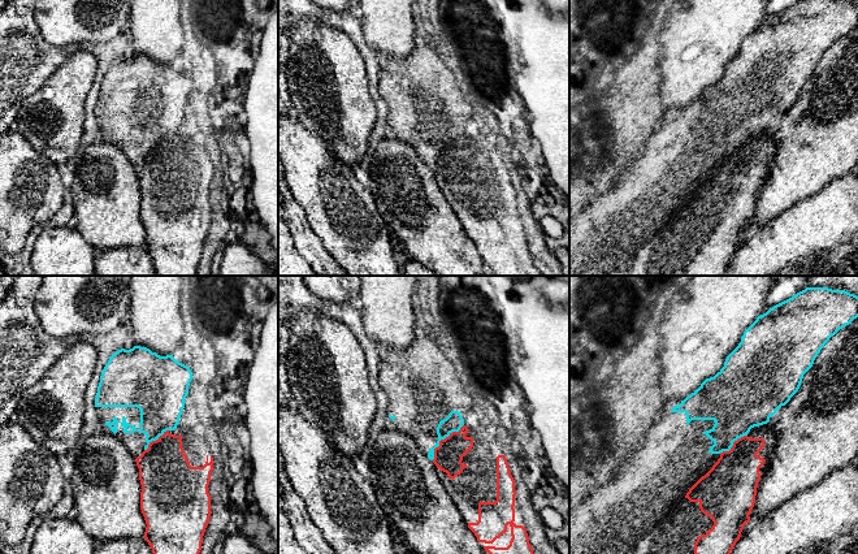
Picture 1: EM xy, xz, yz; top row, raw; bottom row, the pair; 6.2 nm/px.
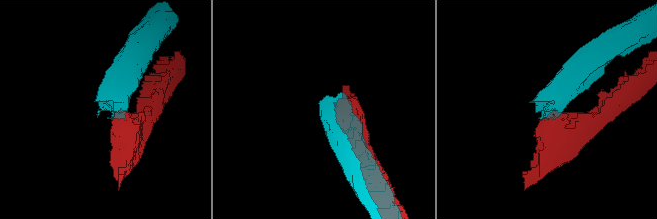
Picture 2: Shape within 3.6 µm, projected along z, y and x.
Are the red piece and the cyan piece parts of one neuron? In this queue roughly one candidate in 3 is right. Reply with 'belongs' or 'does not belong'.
does not belong

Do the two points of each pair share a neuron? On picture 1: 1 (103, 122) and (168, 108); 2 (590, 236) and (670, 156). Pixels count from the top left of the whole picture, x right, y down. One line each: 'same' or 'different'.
1: same
2: same

